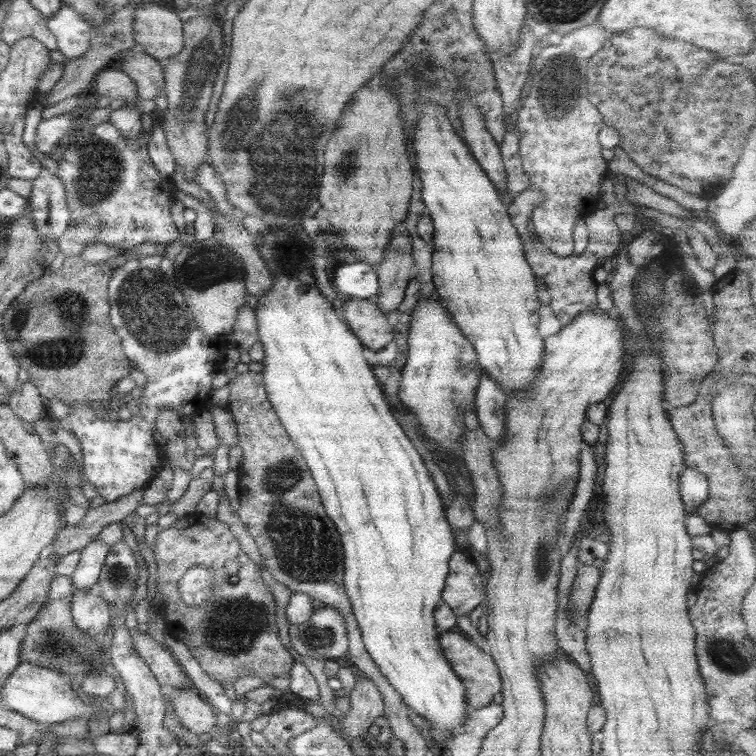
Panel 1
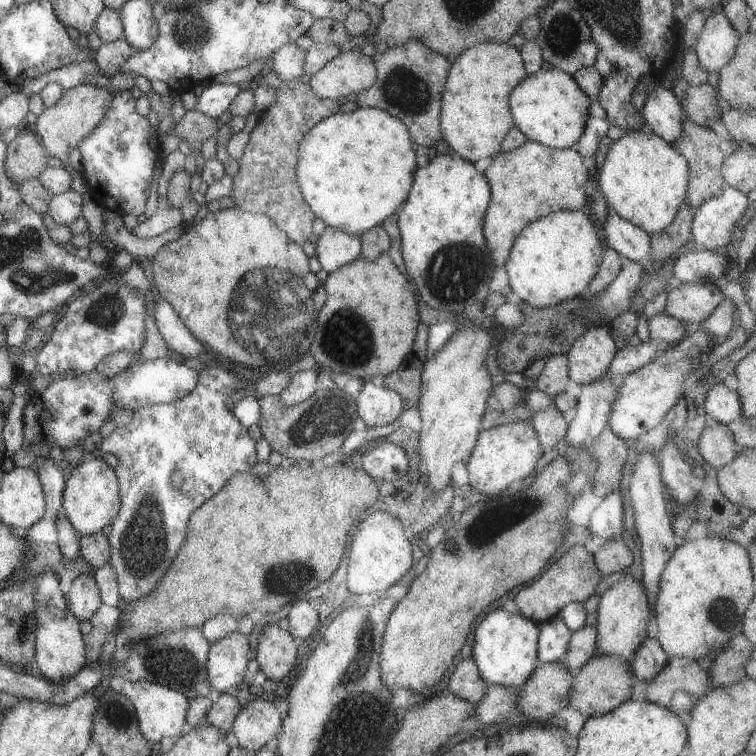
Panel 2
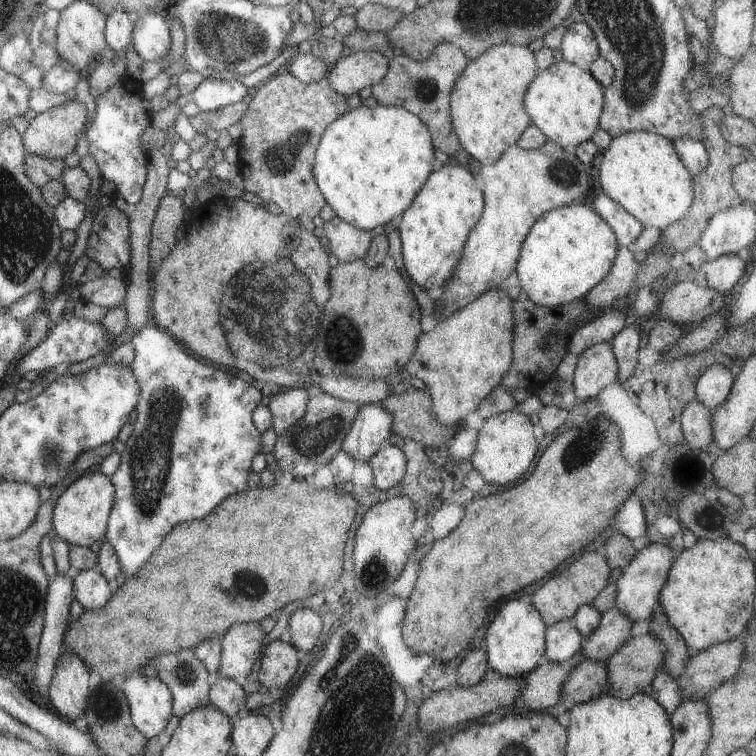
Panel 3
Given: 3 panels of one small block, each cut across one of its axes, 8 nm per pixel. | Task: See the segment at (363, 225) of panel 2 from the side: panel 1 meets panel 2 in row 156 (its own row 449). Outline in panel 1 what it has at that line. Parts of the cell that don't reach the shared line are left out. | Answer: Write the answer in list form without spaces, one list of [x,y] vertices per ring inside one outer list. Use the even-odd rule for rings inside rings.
[[[294,224],[285,227],[266,227],[260,232],[259,237],[262,240],[262,244],[257,249],[262,254],[262,260],[265,262],[267,269],[270,270],[270,273],[272,273],[272,279],[274,279],[272,288],[258,297],[258,304],[255,308],[258,341],[262,343],[264,349],[261,375],[267,392],[267,399],[273,406],[290,440],[295,444],[302,458],[306,460],[306,464],[310,468],[310,474],[314,478],[314,484],[318,488],[318,494],[322,498],[321,503],[325,513],[334,522],[339,532],[343,546],[343,585],[351,602],[351,612],[354,614],[356,625],[361,631],[364,647],[378,670],[385,676],[384,678],[388,684],[392,684],[392,688],[401,696],[403,704],[408,705],[412,712],[419,714],[429,722],[433,732],[433,740],[436,742],[434,748],[439,752],[446,746],[447,740],[454,736],[453,730],[460,725],[463,726],[465,714],[468,710],[466,688],[460,677],[456,676],[456,673],[452,671],[452,666],[448,663],[448,659],[444,657],[442,649],[440,649],[439,633],[436,631],[436,622],[434,621],[434,610],[441,601],[441,594],[448,576],[449,558],[458,548],[455,534],[444,513],[445,504],[443,498],[438,489],[436,489],[434,481],[428,477],[428,471],[420,452],[414,447],[412,440],[400,426],[391,406],[384,400],[382,387],[378,385],[374,372],[371,371],[372,366],[362,355],[364,346],[360,339],[344,322],[340,321],[340,316],[332,307],[332,303],[316,288],[312,270],[316,265],[317,258],[313,251],[311,236],[304,231],[304,227],[301,224]]]

